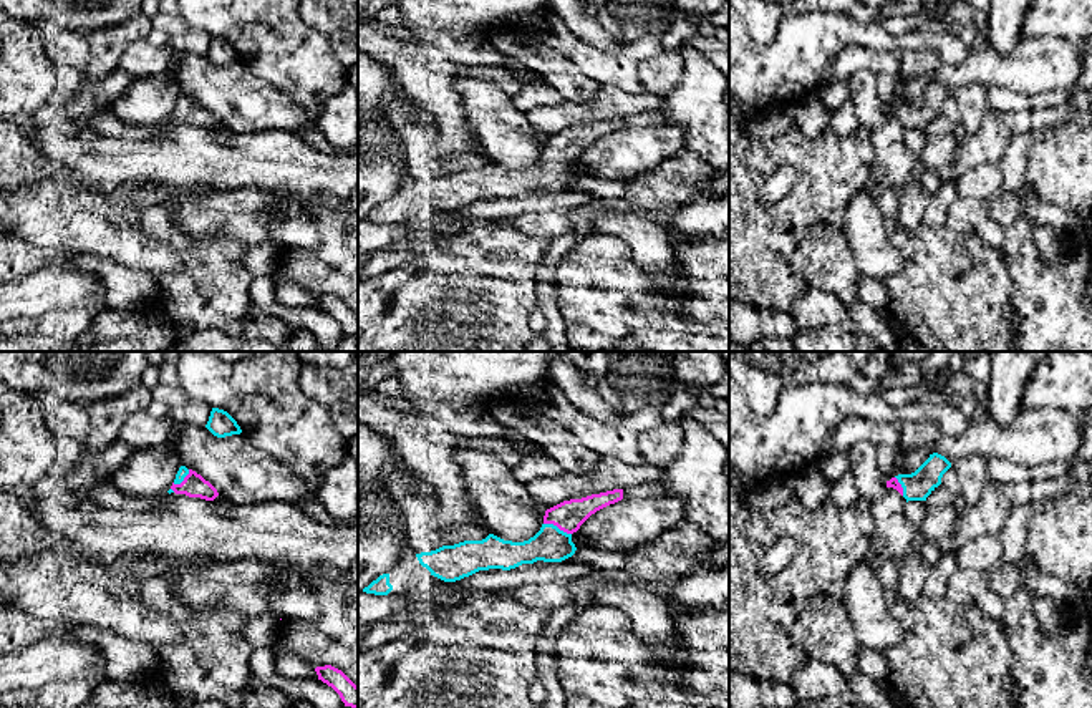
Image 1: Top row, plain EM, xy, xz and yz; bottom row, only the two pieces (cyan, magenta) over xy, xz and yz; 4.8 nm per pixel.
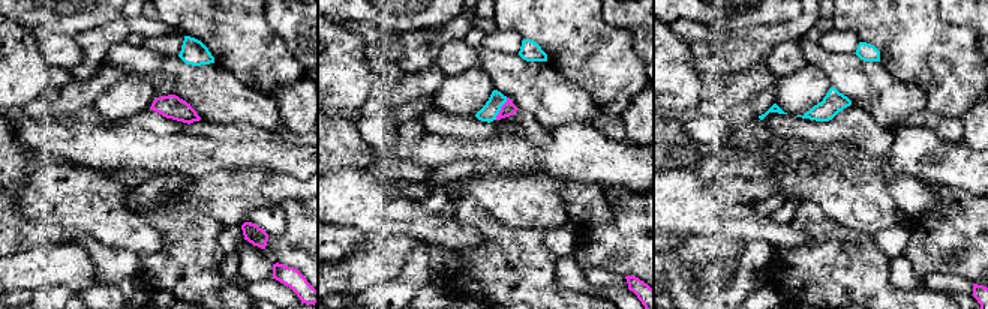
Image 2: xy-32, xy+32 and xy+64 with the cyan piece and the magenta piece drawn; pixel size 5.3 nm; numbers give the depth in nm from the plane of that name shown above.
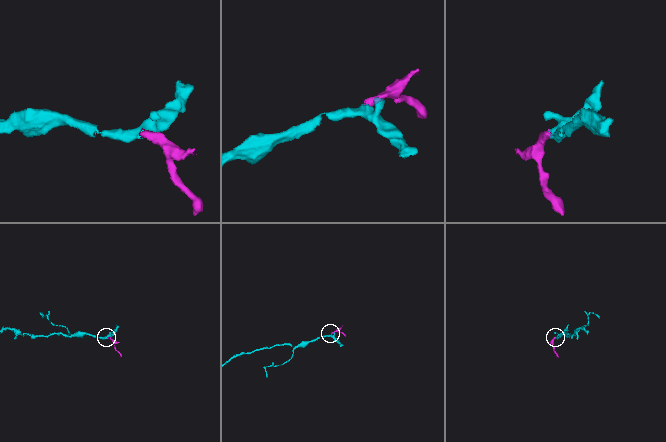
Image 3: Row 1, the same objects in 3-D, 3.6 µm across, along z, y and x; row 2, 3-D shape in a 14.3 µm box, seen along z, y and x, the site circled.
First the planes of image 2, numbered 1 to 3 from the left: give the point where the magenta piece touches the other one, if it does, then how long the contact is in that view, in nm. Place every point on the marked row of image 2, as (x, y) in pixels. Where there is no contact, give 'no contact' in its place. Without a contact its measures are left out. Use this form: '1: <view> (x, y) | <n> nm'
1: no contact
2: xy+32 (499, 108) | 140 nm
3: no contact

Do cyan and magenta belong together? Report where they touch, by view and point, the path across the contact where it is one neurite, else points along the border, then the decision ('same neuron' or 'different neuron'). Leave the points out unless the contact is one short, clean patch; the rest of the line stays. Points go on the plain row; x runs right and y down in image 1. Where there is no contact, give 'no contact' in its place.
meets cyan in xz at (555, 155); runs through xz (550, 173), (555, 164), (555, 155), (567, 145); same neuron

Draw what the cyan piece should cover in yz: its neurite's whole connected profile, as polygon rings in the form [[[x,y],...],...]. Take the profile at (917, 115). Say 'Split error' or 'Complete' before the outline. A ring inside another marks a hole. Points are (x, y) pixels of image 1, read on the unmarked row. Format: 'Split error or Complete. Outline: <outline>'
Split error. Outline: [[[933,81],[915,101],[898,103],[887,109],[887,116],[896,118],[906,131],[926,129],[949,96],[951,91],[945,85]]]

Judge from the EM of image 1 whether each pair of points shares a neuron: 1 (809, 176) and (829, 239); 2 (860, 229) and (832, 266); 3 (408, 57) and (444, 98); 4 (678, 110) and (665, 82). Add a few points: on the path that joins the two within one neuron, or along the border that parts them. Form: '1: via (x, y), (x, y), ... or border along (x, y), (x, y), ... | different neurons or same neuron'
1: border along (842, 227), (814, 223), (794, 249) | different neurons
2: border along (842, 229), (857, 271), (862, 276) | different neurons
3: via (418, 67), (434, 88) | same neuron
4: border along (680, 53), (683, 75), (666, 96) | different neurons

